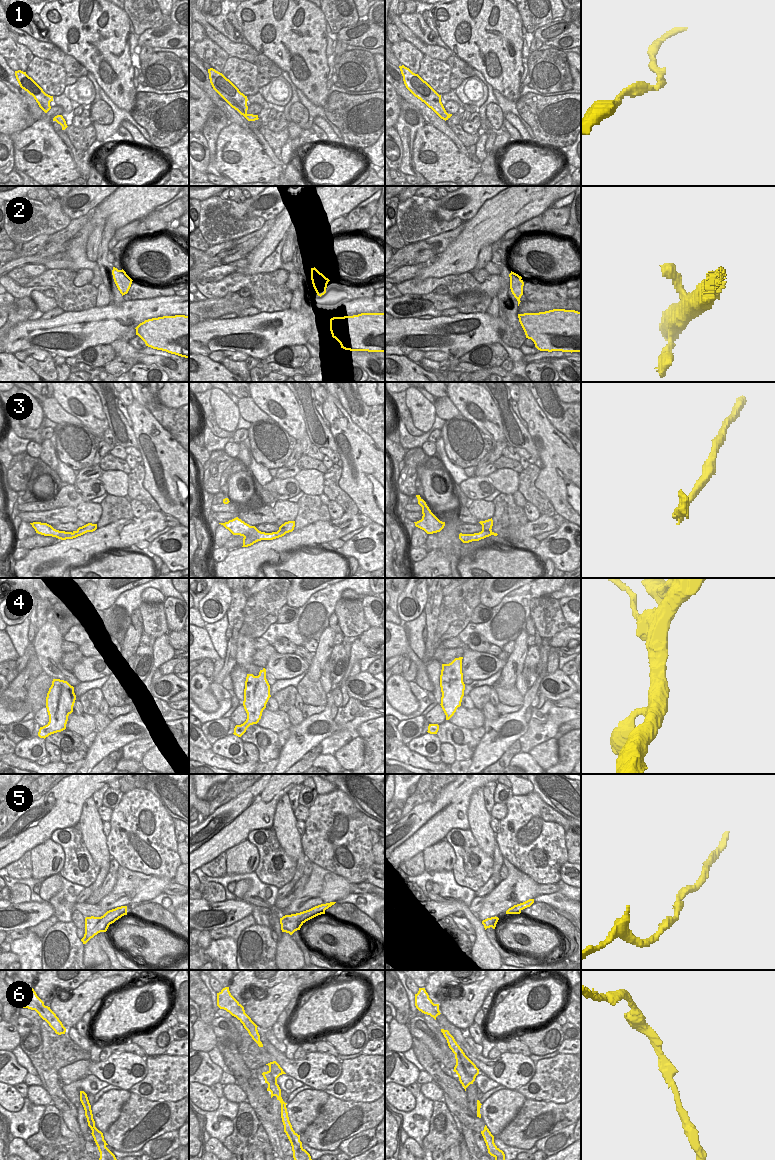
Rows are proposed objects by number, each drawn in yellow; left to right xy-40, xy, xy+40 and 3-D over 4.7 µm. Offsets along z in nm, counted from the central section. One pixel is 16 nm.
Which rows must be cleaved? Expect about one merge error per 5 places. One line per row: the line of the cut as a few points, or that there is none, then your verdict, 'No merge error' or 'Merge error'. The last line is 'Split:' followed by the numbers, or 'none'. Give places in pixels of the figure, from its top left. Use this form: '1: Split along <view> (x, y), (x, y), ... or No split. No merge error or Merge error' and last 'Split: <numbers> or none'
1: No split. No merge error
2: No split. No merge error
3: Split along xy (277, 531), (287, 532). Merge error
4: No split. No merge error
5: No split. No merge error
6: No split. No merge error
Split: 3

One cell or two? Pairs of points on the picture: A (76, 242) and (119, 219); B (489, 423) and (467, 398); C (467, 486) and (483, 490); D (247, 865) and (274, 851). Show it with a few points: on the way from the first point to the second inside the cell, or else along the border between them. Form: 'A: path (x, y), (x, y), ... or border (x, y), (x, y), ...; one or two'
A: path (86, 230), (99, 215), (107, 215); one
B: path (489, 417), (475, 402); one
C: path (471, 487), (479, 488); one
D: border (247, 839), (258, 852), (259, 864), (255, 871); two

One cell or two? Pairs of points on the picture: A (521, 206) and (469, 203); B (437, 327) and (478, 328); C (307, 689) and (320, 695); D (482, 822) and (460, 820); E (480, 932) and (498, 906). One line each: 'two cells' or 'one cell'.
A: two cells
B: one cell
C: one cell
D: two cells
E: two cells

